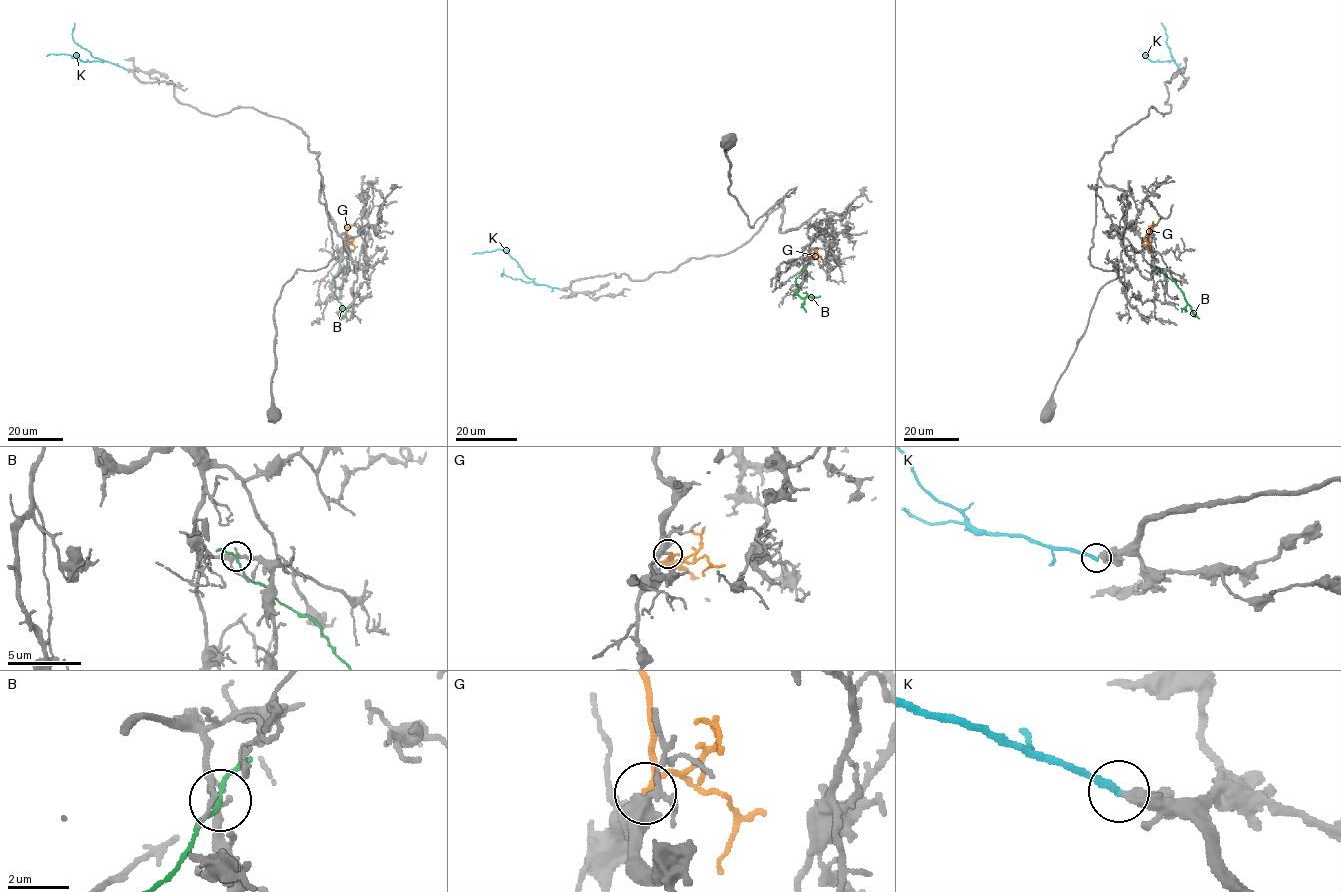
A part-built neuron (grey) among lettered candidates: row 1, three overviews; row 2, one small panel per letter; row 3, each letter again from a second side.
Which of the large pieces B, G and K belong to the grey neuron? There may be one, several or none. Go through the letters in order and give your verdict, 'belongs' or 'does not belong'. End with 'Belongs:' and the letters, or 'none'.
B: does not belong
G: belongs
K: does not belong
Belongs: G

